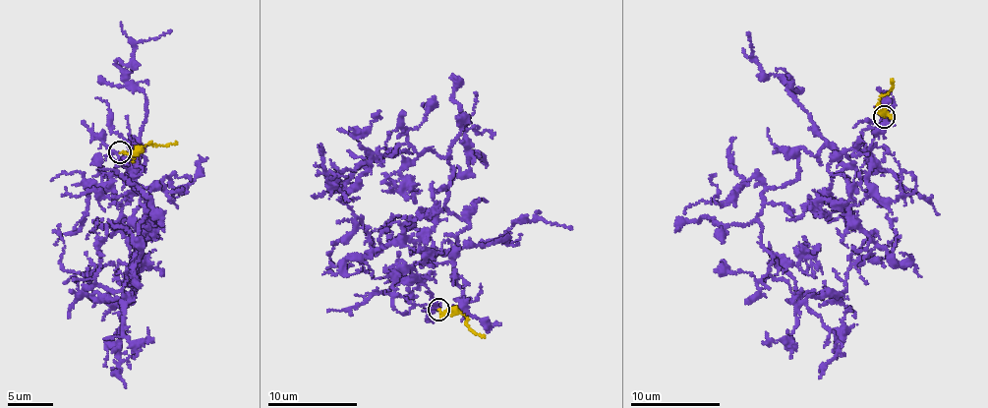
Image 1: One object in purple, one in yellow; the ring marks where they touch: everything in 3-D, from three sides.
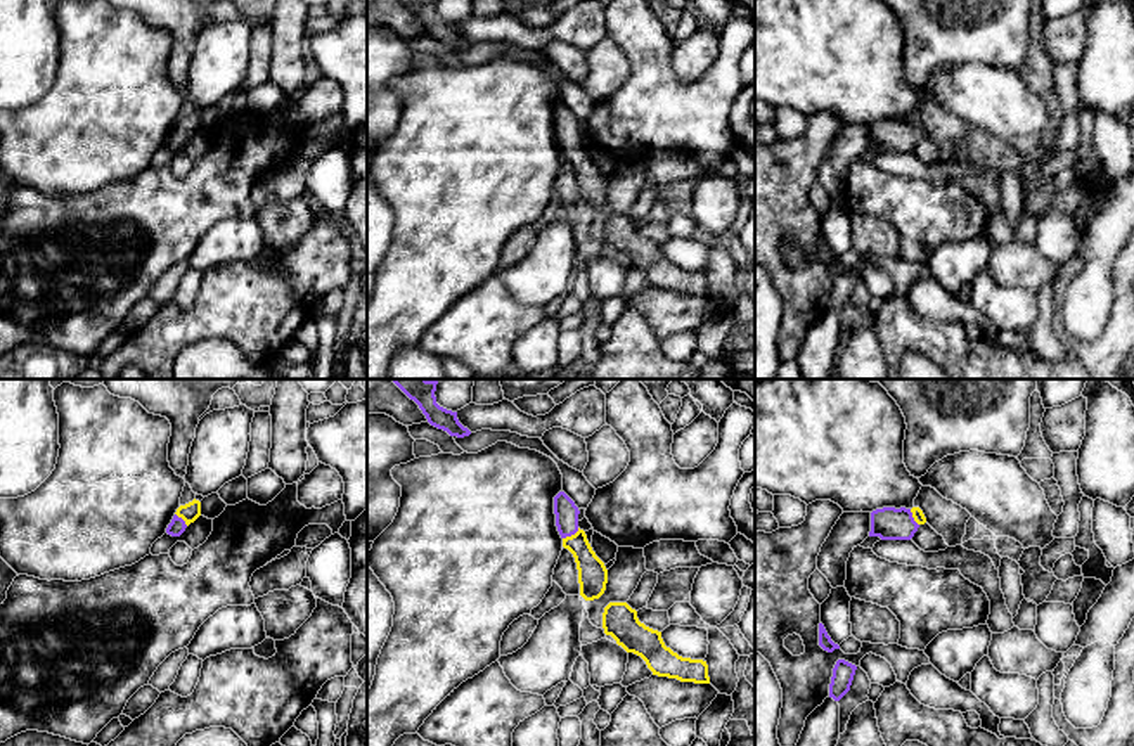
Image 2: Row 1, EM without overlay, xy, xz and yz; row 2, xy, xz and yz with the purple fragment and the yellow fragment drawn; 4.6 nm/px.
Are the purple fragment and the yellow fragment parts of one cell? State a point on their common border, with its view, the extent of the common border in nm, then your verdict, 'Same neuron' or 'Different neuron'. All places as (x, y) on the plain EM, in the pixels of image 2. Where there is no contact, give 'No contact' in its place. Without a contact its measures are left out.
Touches purple at xz (570, 147). Shared border 90 nm. Same neuron

